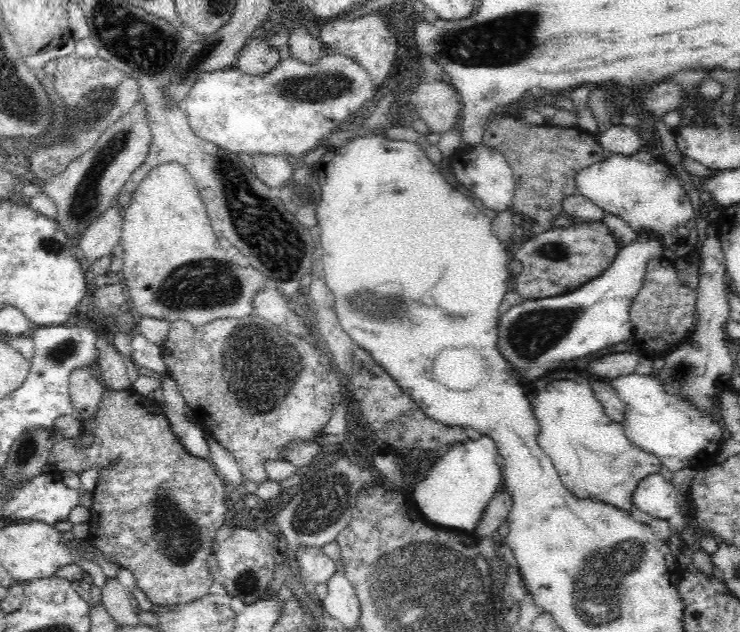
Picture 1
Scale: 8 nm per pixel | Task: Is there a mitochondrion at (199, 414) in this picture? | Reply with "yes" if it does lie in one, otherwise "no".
no

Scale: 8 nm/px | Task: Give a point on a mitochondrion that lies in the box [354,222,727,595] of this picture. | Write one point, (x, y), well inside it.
(532, 333)

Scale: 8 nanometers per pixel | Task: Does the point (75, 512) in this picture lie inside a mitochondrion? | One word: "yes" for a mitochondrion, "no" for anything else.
no

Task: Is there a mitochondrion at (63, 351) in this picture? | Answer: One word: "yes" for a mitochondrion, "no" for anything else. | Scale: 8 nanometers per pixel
yes

